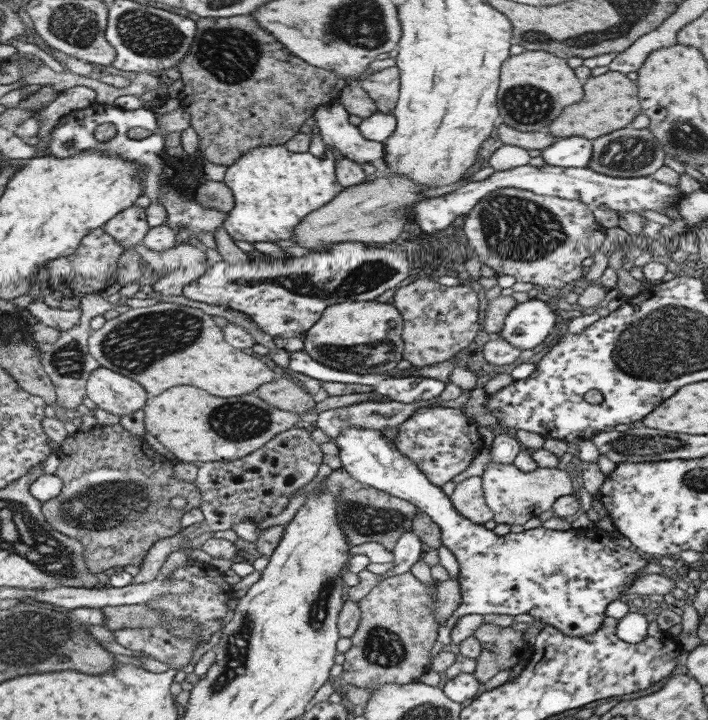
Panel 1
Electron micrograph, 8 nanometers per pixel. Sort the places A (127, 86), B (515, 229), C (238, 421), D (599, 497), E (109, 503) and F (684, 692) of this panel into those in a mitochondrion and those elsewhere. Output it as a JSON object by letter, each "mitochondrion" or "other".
{"A":"other","B":"mitochondrion","C":"mitochondrion","D":"other","E":"mitochondrion","F":"other"}

